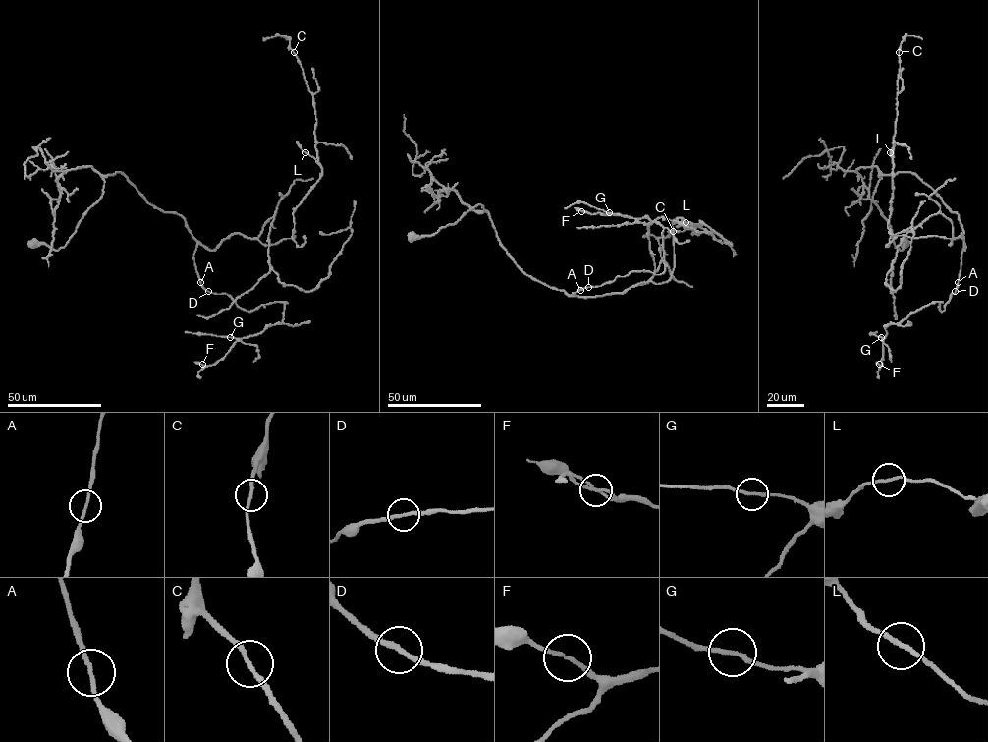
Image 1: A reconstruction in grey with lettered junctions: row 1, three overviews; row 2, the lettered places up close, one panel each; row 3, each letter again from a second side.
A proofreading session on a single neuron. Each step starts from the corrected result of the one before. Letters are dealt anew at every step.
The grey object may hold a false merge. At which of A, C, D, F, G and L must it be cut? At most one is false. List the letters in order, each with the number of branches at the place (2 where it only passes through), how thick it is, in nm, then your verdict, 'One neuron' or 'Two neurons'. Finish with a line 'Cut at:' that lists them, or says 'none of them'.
A: Branches: 2. Thickness 170 nm. One neuron
C: Branches: 2. Thickness 190 nm. One neuron
D: Branches: 2. Thickness 220 nm. One neuron
F: Branches: 2. Thickness 130 nm. One neuron
G: Branches: 2. Thickness 180 nm. One neuron
L: Branches: 2. Thickness 170 nm. One neuron
Cut at: none of them

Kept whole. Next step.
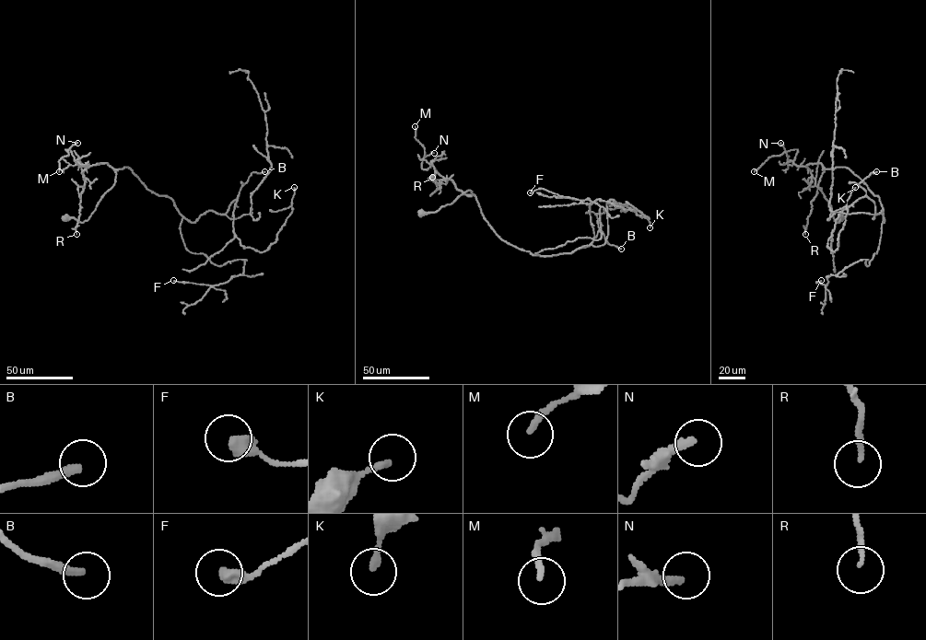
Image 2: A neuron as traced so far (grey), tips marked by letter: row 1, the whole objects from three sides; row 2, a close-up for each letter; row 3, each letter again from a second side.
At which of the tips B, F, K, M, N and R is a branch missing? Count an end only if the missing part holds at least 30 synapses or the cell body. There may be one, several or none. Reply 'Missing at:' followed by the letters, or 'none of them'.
Missing at: B

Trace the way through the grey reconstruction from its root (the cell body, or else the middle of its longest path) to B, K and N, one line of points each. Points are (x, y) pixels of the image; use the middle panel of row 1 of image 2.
B: (421, 213), (470, 190), (496, 233), (533, 254), (571, 253), (587, 247), (599, 230), (621, 249)
K: (421, 213), (470, 190), (501, 239), (537, 256), (591, 244), (589, 206), (597, 199), (632, 210), (650, 227)
N: (421, 213), (435, 212), (468, 190), (472, 194), (459, 190), (432, 165), (422, 168), (423, 158), (434, 153)

